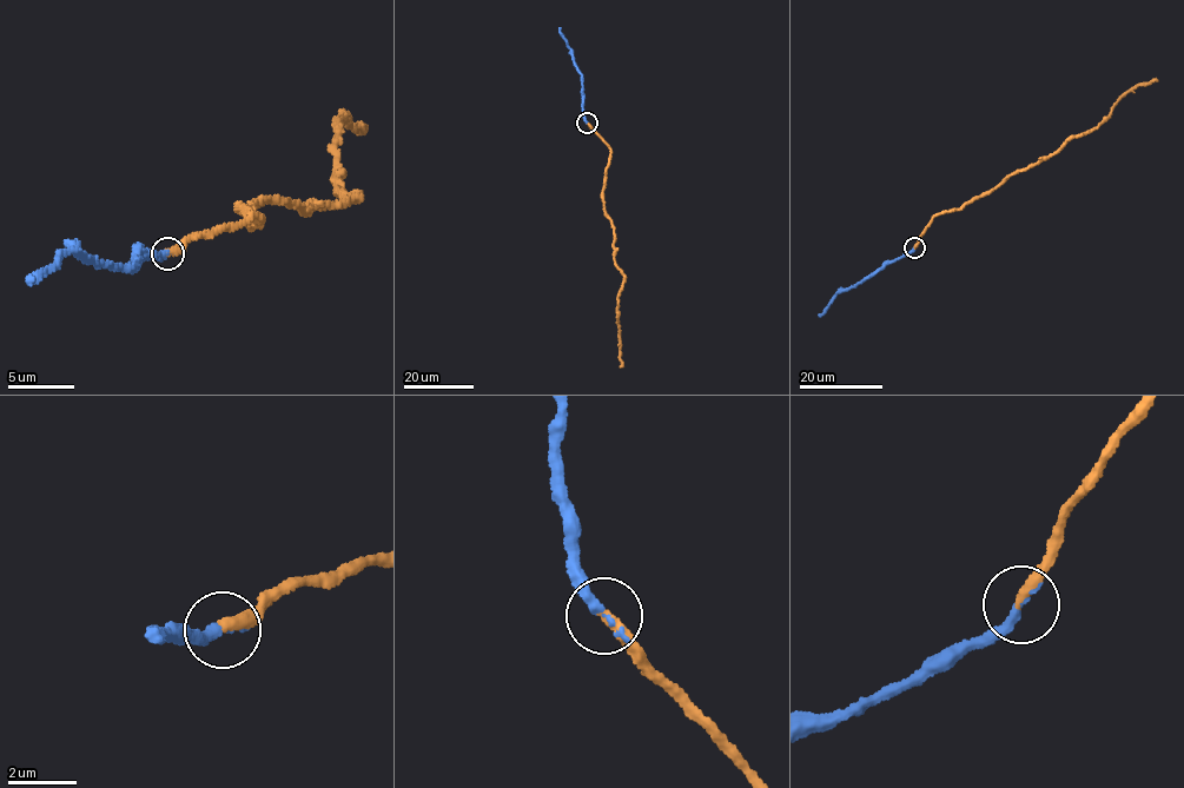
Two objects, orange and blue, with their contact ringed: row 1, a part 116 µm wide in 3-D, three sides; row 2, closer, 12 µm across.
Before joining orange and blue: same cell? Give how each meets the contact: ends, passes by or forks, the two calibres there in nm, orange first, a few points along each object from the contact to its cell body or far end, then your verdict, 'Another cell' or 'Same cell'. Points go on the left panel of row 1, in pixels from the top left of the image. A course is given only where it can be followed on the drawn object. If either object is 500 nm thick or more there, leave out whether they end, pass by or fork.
At the ring orange ends. At the ring blue ends. Thickness 380 nm (orange) against 320 nm. Course of orange: (169, 252), (262, 226), (242, 212), (258, 205), (356, 203), (337, 196), (335, 146), (344, 116), (355, 131). Course of blue: (169, 252), (146, 253), (139, 247), (134, 263), (130, 264), (93, 262), (77, 250), (27, 282). Same cell

